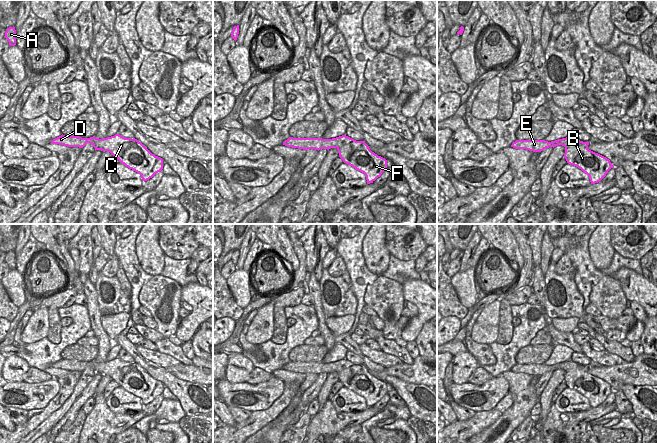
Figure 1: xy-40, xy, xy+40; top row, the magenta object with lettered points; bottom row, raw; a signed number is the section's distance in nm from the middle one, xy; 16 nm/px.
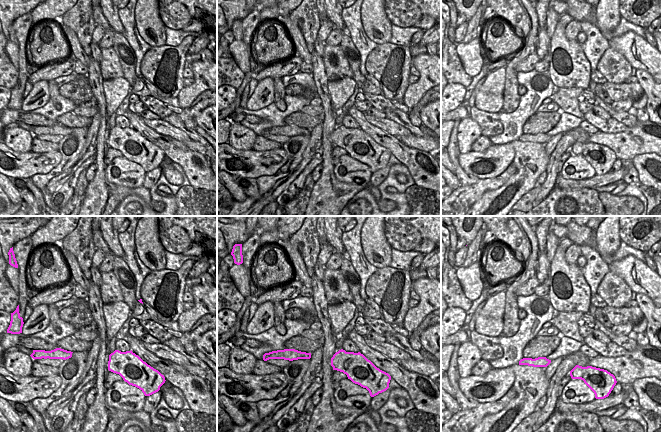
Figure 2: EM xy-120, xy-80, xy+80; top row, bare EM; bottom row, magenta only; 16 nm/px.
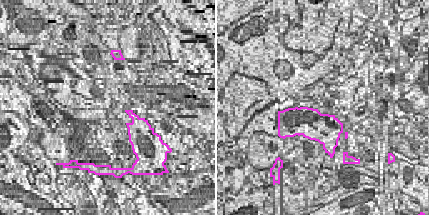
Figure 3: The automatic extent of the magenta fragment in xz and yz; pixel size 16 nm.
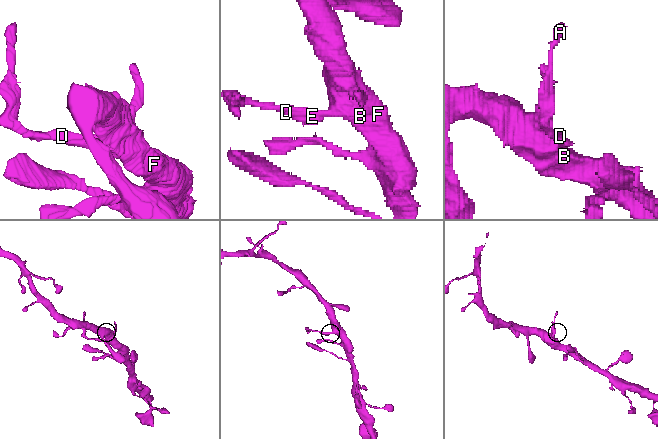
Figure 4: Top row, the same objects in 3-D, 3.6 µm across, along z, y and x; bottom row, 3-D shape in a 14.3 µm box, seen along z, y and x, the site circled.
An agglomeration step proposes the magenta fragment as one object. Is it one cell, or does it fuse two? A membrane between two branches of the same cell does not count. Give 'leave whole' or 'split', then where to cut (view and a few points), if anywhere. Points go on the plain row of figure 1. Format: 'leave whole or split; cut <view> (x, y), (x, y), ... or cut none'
split; cut xy-40 (100, 363), (99, 371), (96, 373)

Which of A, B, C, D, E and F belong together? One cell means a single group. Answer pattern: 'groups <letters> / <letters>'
groups A D E / B C F

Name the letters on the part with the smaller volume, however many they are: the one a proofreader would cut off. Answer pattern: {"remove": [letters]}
{"remove": ["A", "D", "E"]}

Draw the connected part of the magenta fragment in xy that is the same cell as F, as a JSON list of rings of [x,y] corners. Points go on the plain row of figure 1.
[[[346,359],[324,363],[323,373],[336,372],[344,387],[366,400],[367,407],[373,407],[387,394],[387,384],[372,376],[365,365],[356,365]]]

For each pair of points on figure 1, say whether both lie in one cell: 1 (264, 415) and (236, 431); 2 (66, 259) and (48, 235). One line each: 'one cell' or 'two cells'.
1: one cell
2: one cell

